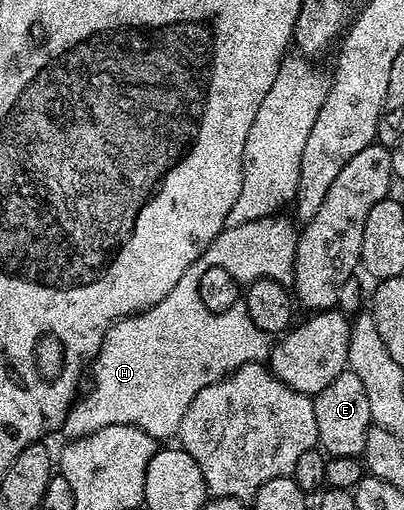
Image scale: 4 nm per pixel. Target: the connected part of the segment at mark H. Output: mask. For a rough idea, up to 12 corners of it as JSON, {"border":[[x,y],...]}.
{"border":[[202,265],[111,324],[61,432],[164,439],[204,387],[270,356],[245,304]]}

